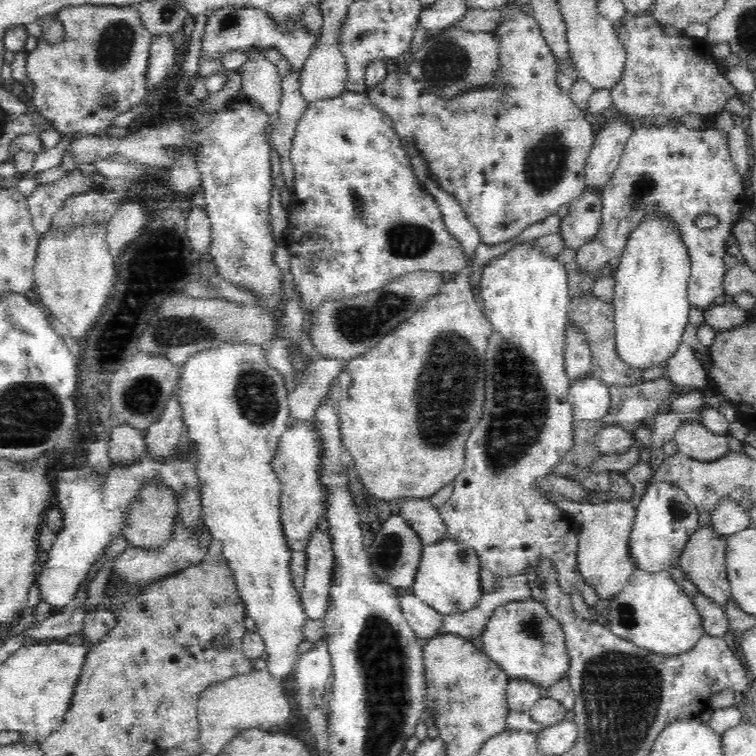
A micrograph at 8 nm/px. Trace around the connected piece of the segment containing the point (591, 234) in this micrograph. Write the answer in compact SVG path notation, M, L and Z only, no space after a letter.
M586 187L580 196L570 202L569 212L561 220L559 233L564 246L577 251L598 234L601 222L601 193L596 187Z

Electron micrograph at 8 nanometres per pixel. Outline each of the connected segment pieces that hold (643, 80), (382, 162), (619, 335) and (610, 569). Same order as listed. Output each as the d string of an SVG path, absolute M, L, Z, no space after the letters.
M652 14L630 17L619 29L618 36L626 51L623 72L611 89L619 116L627 119L642 116L679 119L688 114L714 116L724 111L729 99L739 96L714 57L712 44L705 38L668 33Z
M346 90L333 98L316 100L298 121L290 152L294 182L284 240L290 254L293 290L300 295L303 311L308 310L311 316L322 301L352 298L356 293L382 288L402 273L434 271L456 275L472 266L460 241L446 229L438 202L422 189L422 181L416 177L402 143L390 118L365 93Z
M647 211L639 220L639 224L631 230L624 245L620 262L612 274L615 278L613 308L617 353L622 361L630 366L649 368L666 367L668 360L682 345L682 335L689 323L691 305L687 296L687 288L691 275L691 260L685 241L682 240L680 228L677 228L673 217L662 211Z
M546 491L546 497L558 503L558 507L564 511L574 515L579 526L578 568L584 583L597 592L599 606L603 608L626 586L631 573L636 570L636 563L629 547L629 538L635 521L635 506L631 501L622 499L613 499L600 504L579 503L549 491Z

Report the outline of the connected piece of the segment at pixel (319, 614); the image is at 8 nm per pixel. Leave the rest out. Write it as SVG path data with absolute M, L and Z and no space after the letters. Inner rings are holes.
M318 527L311 530L307 538L306 574L303 588L298 592L303 614L310 620L323 620L326 616L328 594L334 568L334 551L331 550L330 535Z

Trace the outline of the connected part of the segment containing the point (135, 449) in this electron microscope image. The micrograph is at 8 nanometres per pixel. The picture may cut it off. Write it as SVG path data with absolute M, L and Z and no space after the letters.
M126 423L112 428L108 454L114 465L127 465L146 455L147 432L127 426Z

